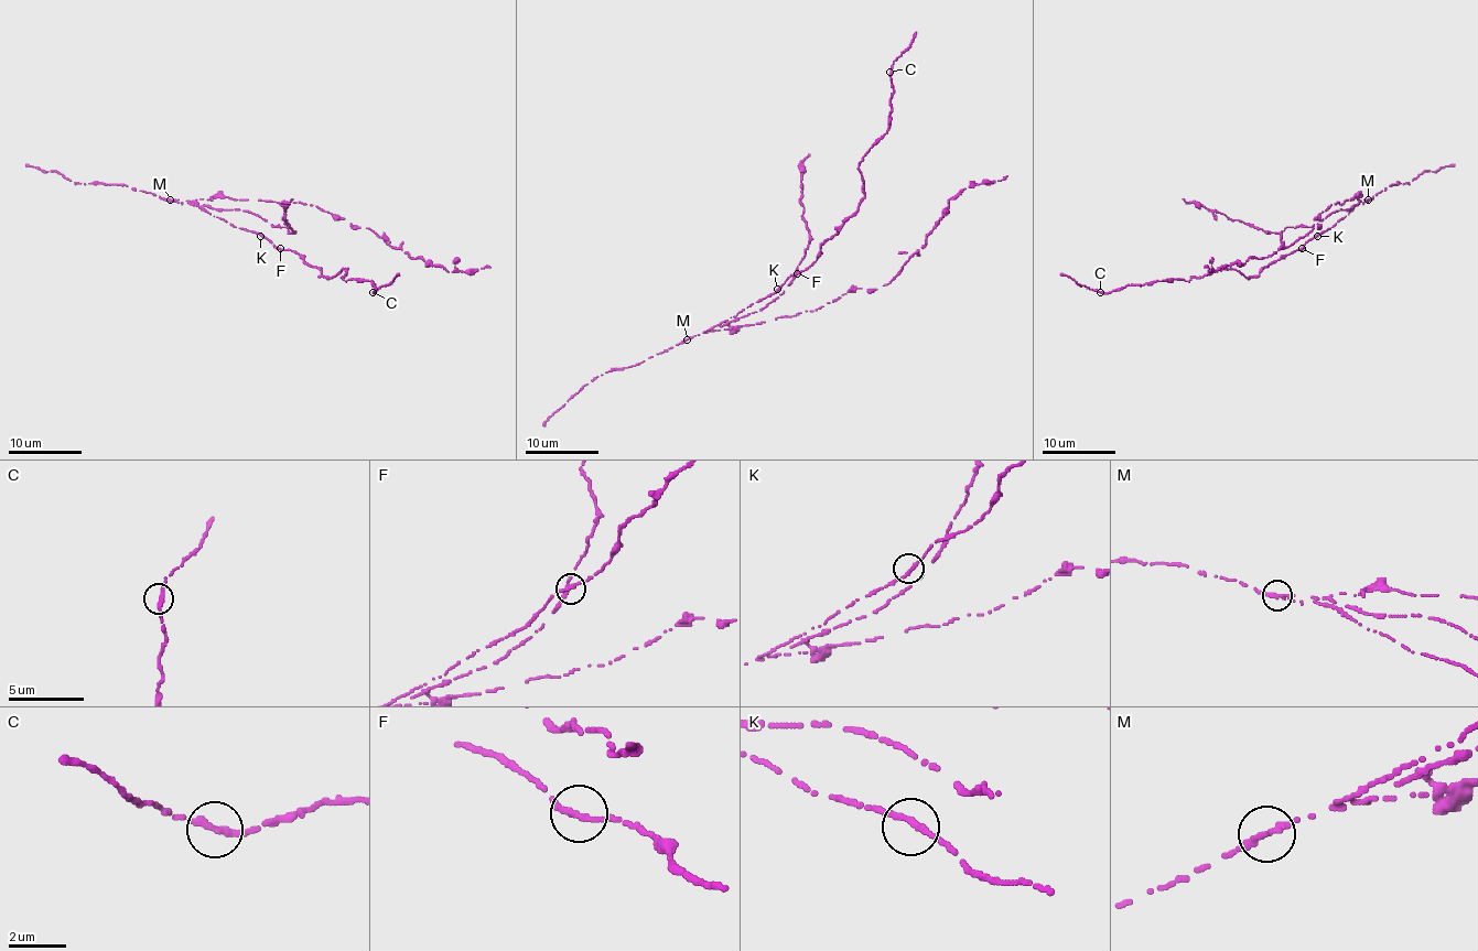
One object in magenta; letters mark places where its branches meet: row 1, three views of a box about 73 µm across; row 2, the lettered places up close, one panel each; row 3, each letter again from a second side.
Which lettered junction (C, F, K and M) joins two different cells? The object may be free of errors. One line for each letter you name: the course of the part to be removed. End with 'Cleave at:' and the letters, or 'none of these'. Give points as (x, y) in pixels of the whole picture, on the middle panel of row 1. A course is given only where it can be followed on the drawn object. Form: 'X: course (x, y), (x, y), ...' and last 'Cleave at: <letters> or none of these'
M: course (688, 339), (820, 309), (856, 289), (886, 284), (923, 248), (948, 201), (968, 186), (1006, 175)
Cleave at: M

